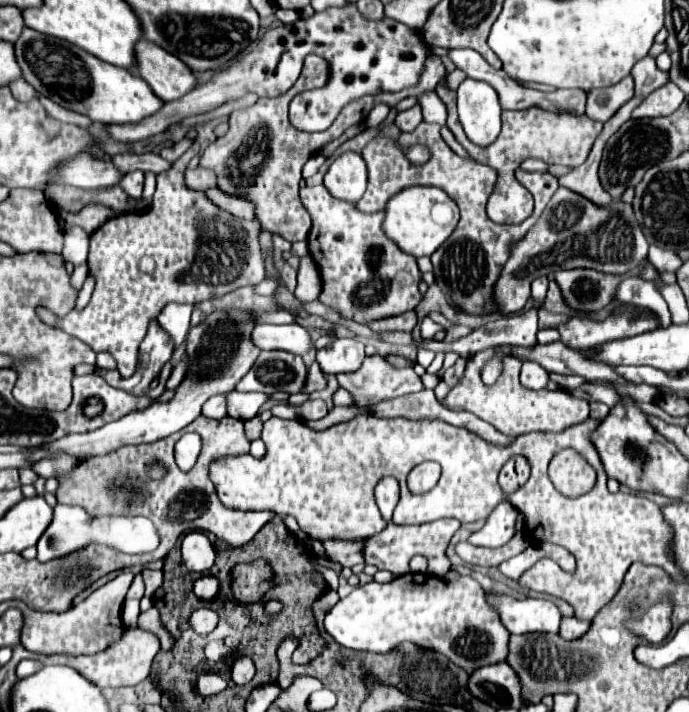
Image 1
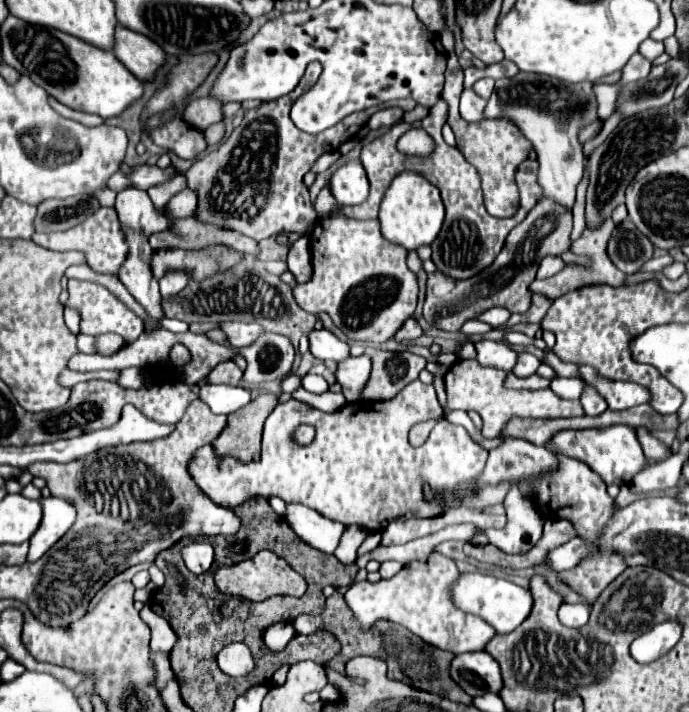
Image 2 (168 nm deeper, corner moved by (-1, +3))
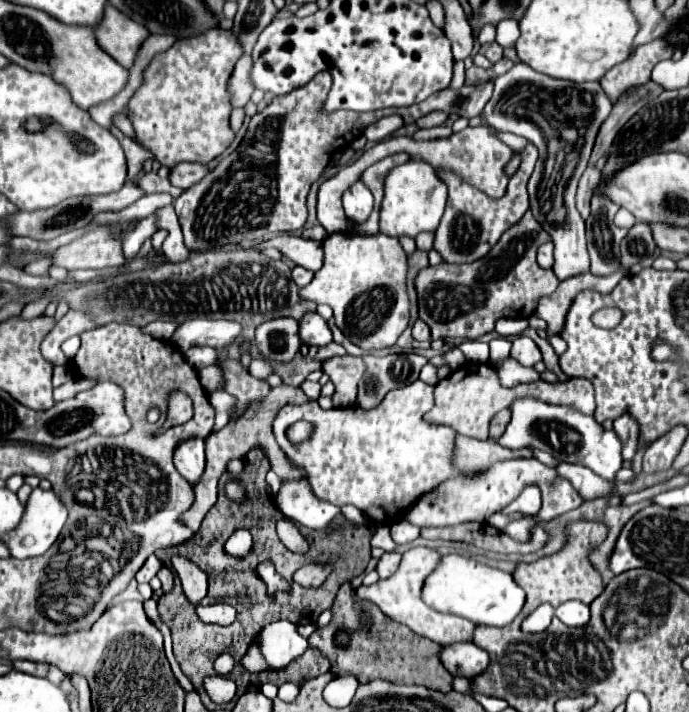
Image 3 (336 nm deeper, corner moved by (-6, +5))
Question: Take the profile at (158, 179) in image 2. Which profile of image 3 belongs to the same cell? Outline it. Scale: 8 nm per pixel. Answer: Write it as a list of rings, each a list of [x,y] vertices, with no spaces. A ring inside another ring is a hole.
[[[177,163],[175,167],[171,167],[169,173],[169,183],[181,189],[187,189],[191,185],[195,185],[199,179],[203,179],[209,173],[209,169],[201,163]]]

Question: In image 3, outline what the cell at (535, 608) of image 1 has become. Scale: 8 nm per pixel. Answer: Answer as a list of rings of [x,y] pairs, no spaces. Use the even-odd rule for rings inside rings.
[[[451,553],[445,555],[435,571],[427,577],[423,601],[441,613],[453,613],[481,625],[505,627],[521,613],[525,605],[525,591],[515,583],[513,575],[481,565],[471,557]]]

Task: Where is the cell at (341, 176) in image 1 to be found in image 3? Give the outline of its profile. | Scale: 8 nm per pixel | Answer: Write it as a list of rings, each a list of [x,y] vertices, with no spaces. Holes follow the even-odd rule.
[[[355,181],[343,193],[343,209],[345,209],[345,215],[351,221],[355,221],[355,223],[365,221],[369,217],[369,213],[373,211],[373,195],[371,195],[371,191],[361,181]]]

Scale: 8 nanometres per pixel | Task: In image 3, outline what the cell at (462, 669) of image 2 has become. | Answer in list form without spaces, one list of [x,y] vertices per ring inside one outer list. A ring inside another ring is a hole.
[[[471,641],[443,647],[441,663],[453,677],[473,679],[489,667],[489,653]]]

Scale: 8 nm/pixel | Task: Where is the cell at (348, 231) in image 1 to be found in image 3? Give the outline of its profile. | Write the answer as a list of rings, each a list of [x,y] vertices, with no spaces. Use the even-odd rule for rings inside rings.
[[[337,233],[327,235],[323,239],[323,267],[315,273],[313,281],[301,289],[301,297],[305,301],[313,301],[317,305],[327,303],[333,309],[333,317],[337,327],[345,333],[345,337],[359,345],[361,349],[385,349],[397,343],[399,335],[409,325],[409,295],[407,295],[407,255],[397,237],[387,237],[383,233],[375,235],[359,235],[359,233]]]

